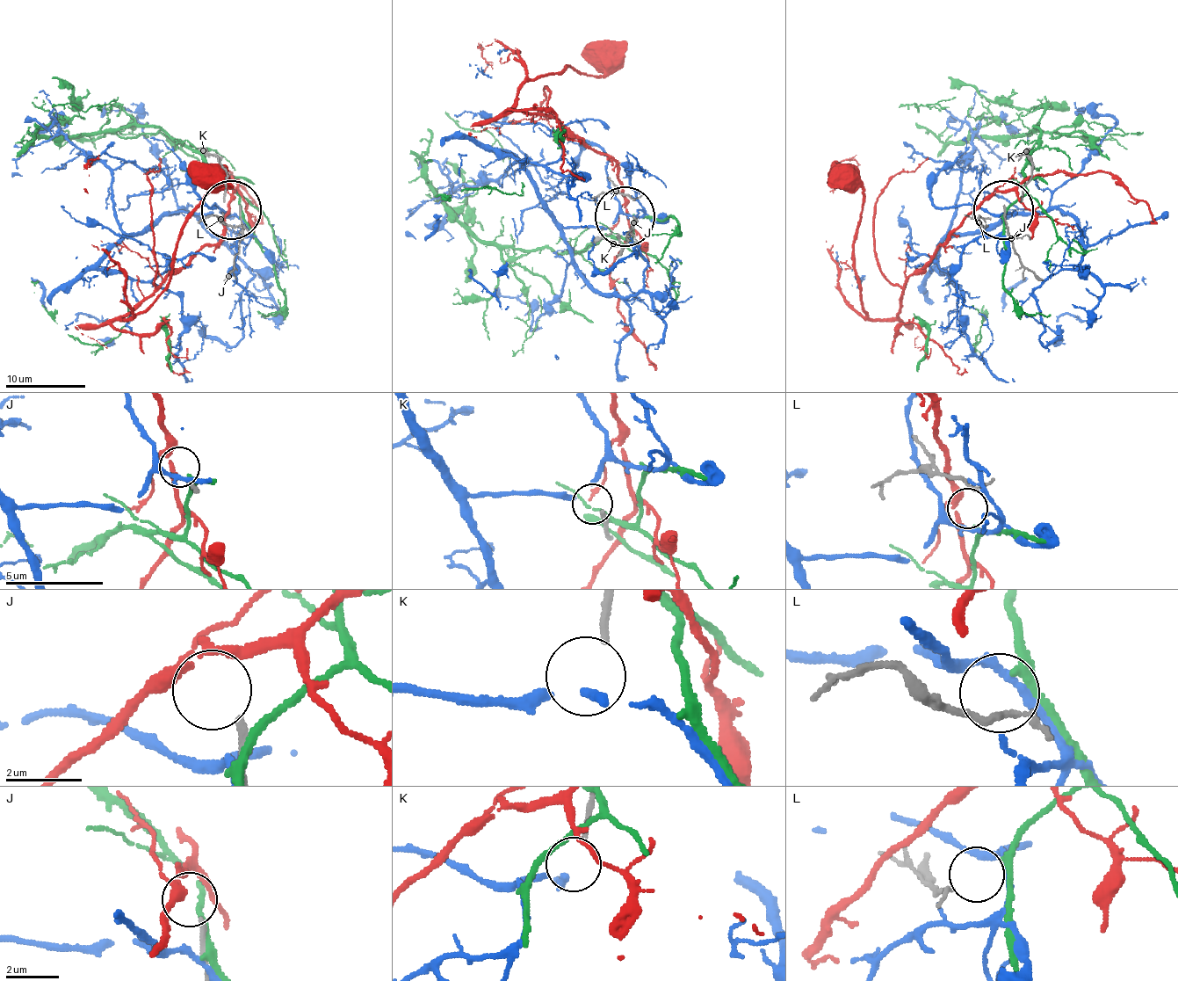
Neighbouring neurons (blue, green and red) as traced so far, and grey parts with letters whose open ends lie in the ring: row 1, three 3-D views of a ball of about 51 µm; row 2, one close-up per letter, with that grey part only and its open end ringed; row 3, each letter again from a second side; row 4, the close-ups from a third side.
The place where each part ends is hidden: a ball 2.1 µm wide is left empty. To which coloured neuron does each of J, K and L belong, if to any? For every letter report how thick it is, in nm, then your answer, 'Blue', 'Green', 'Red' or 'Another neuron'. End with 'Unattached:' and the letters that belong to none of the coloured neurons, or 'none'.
J: Thickness 190 nm. Another neuron
K: Thickness 190 nm. Blue
L: Thickness 150 nm. Green
Unattached: J

